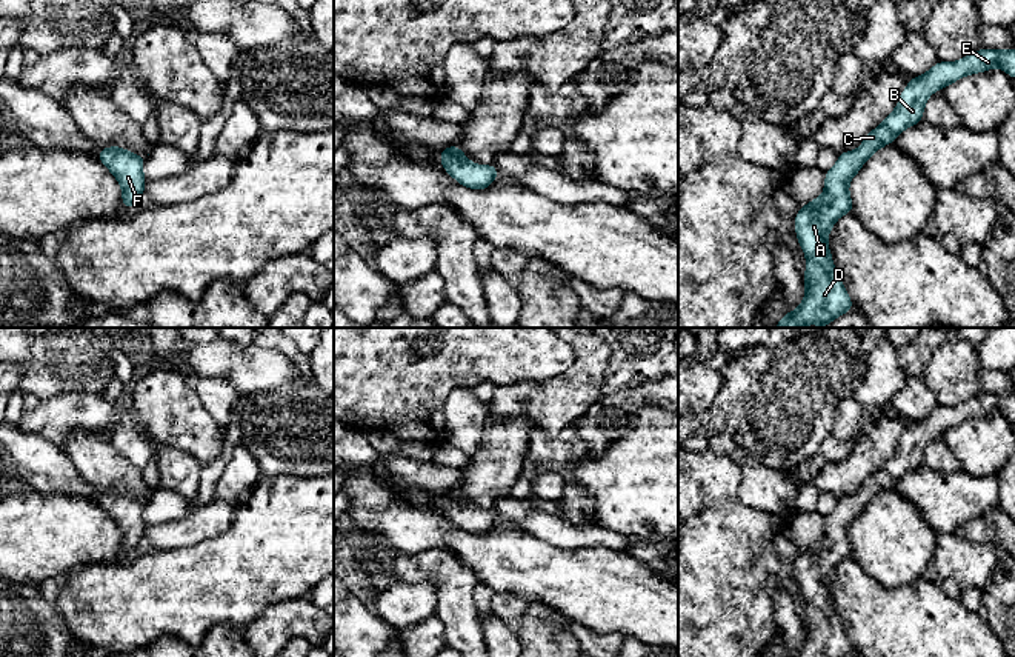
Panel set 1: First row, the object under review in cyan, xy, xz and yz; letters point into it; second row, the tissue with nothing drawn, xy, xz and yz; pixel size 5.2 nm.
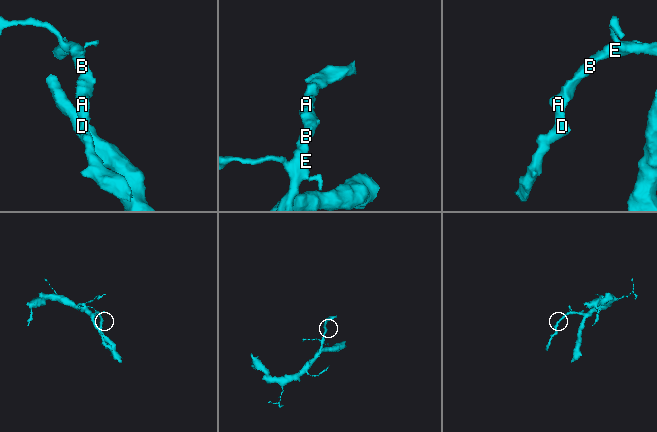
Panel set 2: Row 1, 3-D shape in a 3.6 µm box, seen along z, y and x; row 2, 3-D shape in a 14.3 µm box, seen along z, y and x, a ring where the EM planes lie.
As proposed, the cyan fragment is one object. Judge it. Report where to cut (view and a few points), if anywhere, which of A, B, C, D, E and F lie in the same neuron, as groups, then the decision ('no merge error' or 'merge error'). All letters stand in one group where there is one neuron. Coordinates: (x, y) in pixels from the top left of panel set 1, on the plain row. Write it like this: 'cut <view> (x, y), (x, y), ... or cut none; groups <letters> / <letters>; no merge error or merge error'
cut none; groups A B C D E F; no merge error

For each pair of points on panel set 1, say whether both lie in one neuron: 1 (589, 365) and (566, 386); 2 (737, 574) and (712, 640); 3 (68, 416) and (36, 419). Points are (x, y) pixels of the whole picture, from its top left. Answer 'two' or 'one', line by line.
1: one
2: one
3: one

